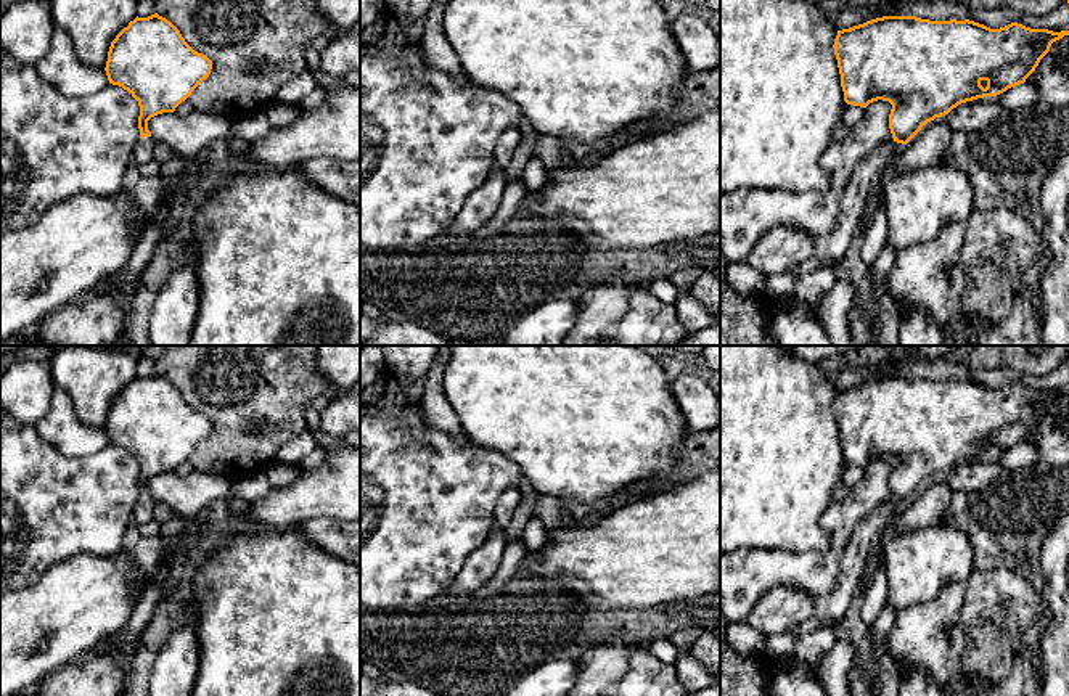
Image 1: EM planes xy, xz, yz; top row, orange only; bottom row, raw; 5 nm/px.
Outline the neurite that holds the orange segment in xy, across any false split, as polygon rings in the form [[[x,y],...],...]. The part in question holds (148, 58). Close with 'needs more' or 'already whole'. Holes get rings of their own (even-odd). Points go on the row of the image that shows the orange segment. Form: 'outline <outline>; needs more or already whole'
outline [[[158,13],[135,18],[111,42],[106,61],[109,84],[127,90],[140,106],[140,138],[133,162],[154,159],[154,138],[148,121],[174,113],[209,77],[212,61],[195,51],[180,31]]]; needs more

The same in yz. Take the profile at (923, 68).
outline [[[883,16],[838,31],[833,47],[844,101],[860,108],[878,100],[889,101],[892,104],[889,129],[894,140],[879,145],[857,166],[847,185],[836,228],[817,238],[813,259],[839,262],[844,257],[858,230],[873,178],[894,162],[923,125],[948,114],[961,103],[997,96],[1024,84],[1050,51],[1051,43],[1064,35],[1069,35],[1069,31],[1030,29],[1018,23],[990,29],[969,19],[929,21],[916,16]]]; needs more

